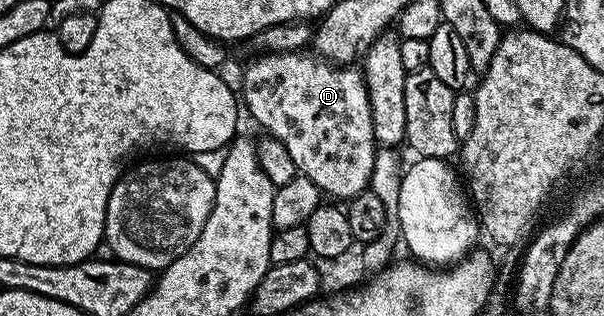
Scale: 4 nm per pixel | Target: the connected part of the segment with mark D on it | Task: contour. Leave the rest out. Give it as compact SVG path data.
M266 52L254 55L252 59L239 87L244 107L245 104L249 107L259 127L266 128L270 137L286 147L298 173L311 178L321 193L337 202L348 202L366 191L370 187L379 145L373 138L371 102L364 75L356 67L330 64L316 54Z

